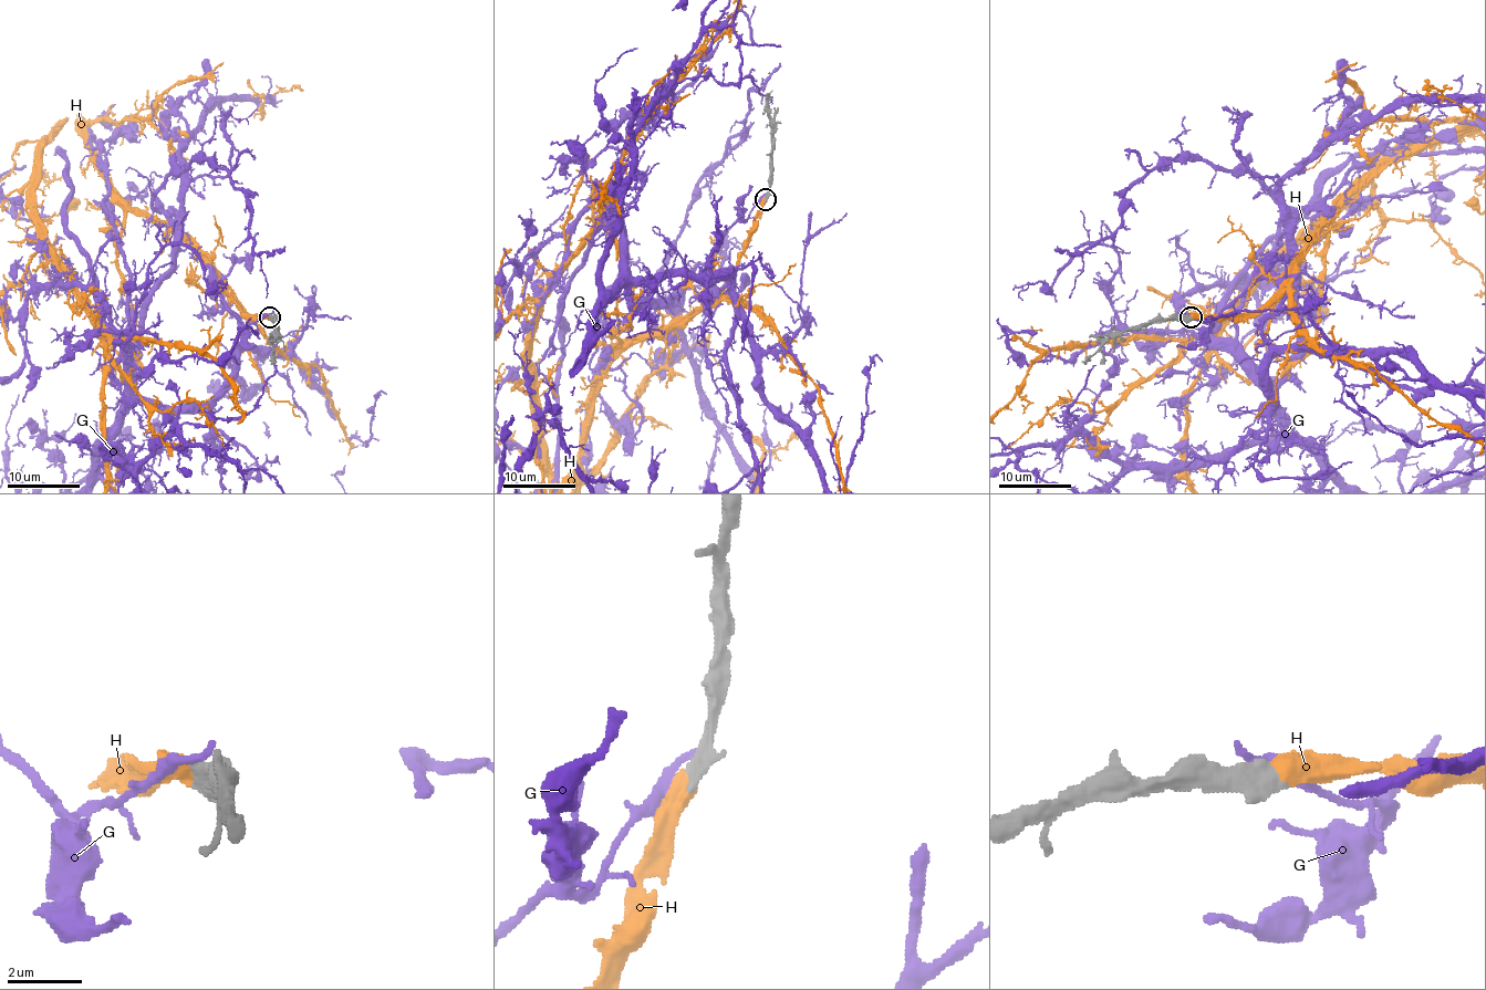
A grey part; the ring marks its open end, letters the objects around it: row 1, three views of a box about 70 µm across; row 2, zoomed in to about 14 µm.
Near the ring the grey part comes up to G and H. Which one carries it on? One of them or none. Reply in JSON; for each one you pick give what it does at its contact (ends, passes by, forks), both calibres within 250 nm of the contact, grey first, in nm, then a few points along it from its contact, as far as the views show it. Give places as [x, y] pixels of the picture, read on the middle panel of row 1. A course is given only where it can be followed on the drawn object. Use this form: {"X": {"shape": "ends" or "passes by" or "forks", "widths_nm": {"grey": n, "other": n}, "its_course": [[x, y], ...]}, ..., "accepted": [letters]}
{"H": {"shape": "ends", "widths_nm": {"grey": 320, "other": 600}}, "accepted": ["H"]}

